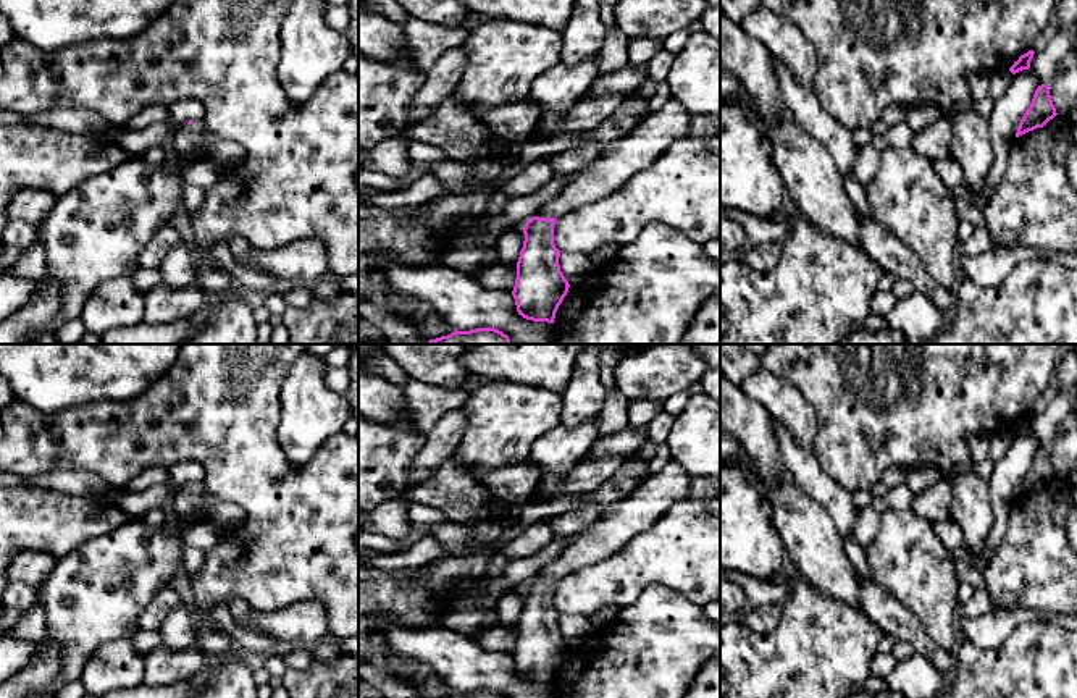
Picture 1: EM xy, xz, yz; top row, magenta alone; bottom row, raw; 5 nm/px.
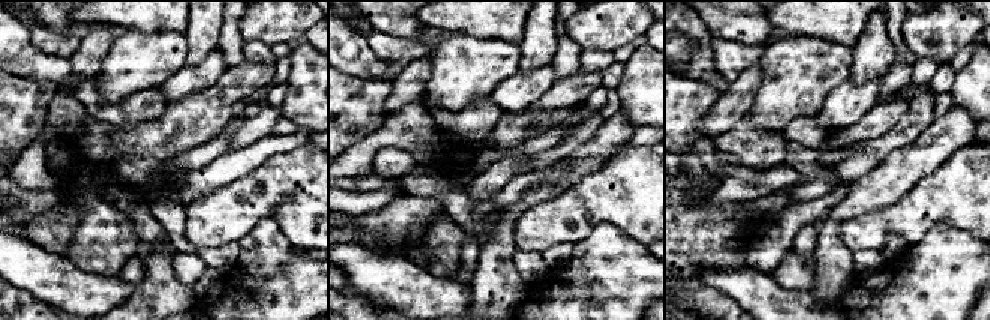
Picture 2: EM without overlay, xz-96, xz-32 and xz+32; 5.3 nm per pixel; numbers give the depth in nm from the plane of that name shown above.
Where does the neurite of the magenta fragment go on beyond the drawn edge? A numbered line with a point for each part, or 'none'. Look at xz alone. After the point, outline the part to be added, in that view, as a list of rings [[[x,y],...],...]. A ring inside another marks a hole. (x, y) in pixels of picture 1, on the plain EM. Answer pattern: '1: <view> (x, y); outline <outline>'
1: xz (624, 519); outline [[[670,460],[659,472],[651,472],[628,498],[610,504],[596,522],[578,532],[536,578],[559,580],[585,564],[606,561],[635,535],[654,525],[675,502],[686,499],[691,483],[693,478],[677,460]]]

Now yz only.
none

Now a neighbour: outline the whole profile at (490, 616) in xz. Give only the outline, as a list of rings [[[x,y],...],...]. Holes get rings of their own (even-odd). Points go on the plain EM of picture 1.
[[[486,601],[484,609],[483,609],[483,622],[470,637],[478,640],[481,633],[488,630],[496,620],[497,620],[496,606]]]

